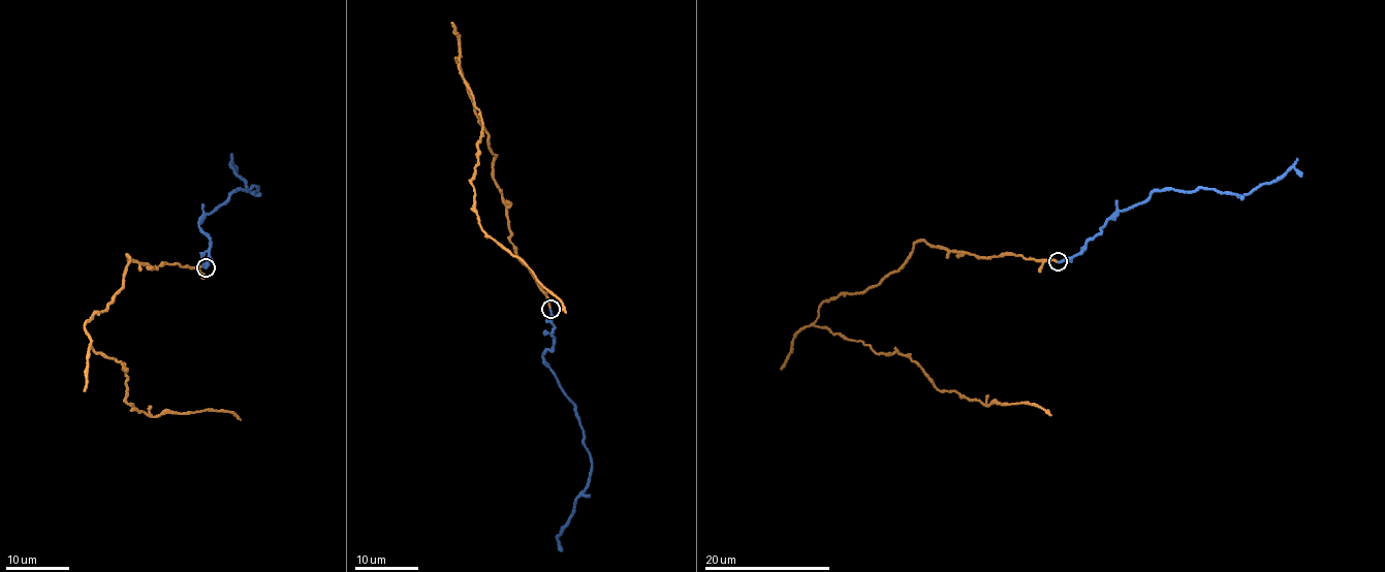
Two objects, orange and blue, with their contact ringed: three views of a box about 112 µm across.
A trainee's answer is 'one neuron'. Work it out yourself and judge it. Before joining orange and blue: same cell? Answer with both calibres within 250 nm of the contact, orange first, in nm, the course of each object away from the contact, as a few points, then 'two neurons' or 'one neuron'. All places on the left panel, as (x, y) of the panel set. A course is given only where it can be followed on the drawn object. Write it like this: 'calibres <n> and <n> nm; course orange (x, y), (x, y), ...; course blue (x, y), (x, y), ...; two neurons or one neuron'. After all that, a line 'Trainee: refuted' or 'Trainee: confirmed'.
calibres 180 and 240 nm; course orange (206, 267), (126, 255), (121, 287), (86, 323), (93, 349), (127, 369), (125, 401), (140, 411), (241, 419); course blue (206, 267), (211, 261), (212, 242), (199, 220), (237, 190), (258, 189), (249, 191), (237, 171); two neurons
Trainee: refuted

